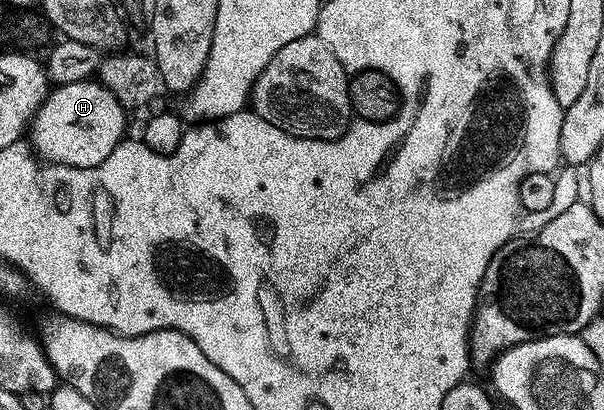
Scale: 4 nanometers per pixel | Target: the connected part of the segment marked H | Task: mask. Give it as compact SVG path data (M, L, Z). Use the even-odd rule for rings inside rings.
M100 80L67 83L56 86L46 97L33 117L27 137L32 152L42 162L90 169L101 165L103 159L107 159L107 155L111 155L111 151L121 144L126 136L125 116L125 106L115 99L111 91L107 91Z

